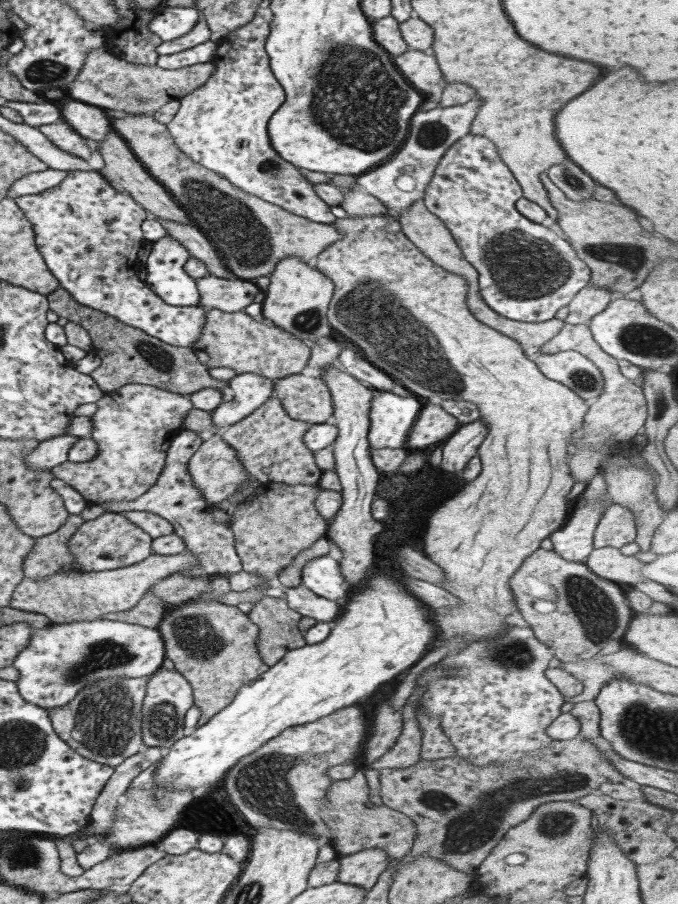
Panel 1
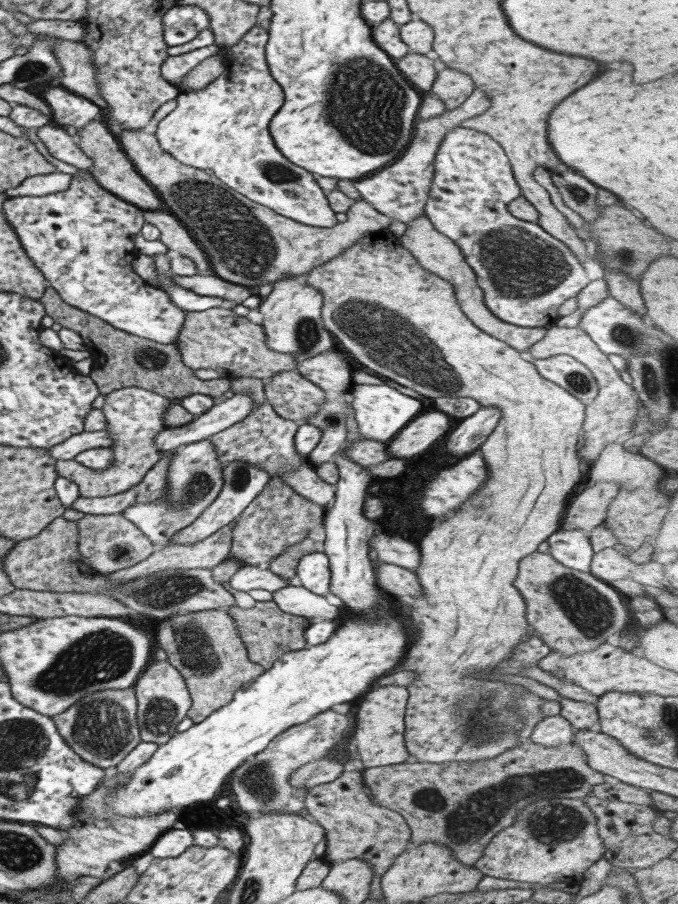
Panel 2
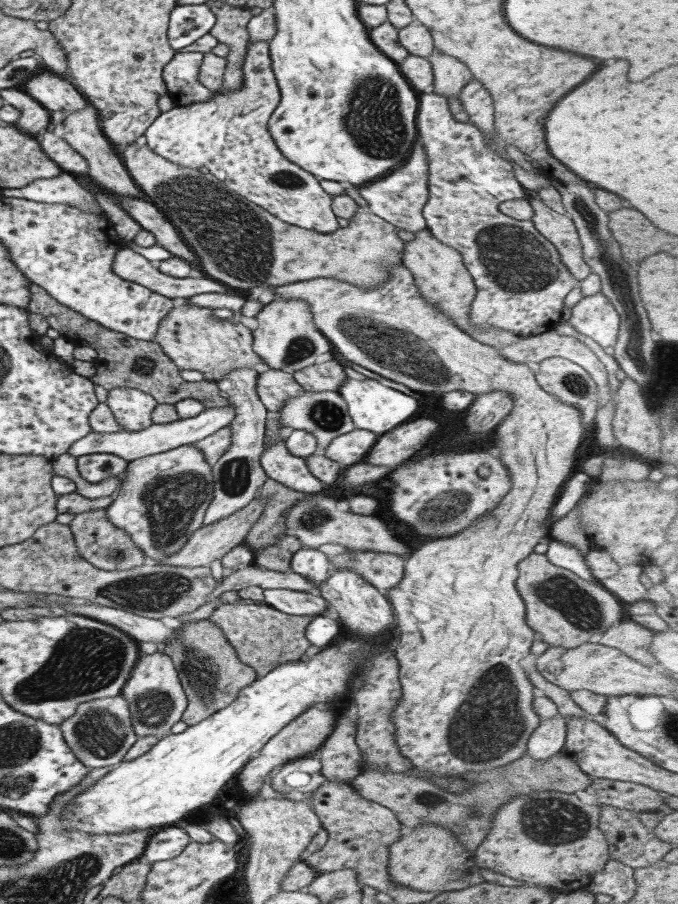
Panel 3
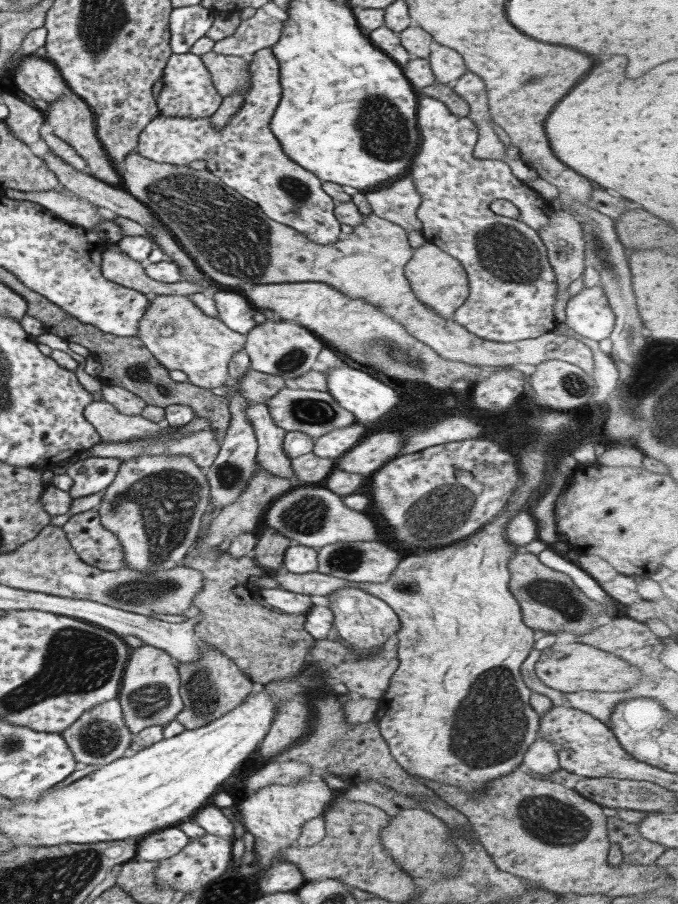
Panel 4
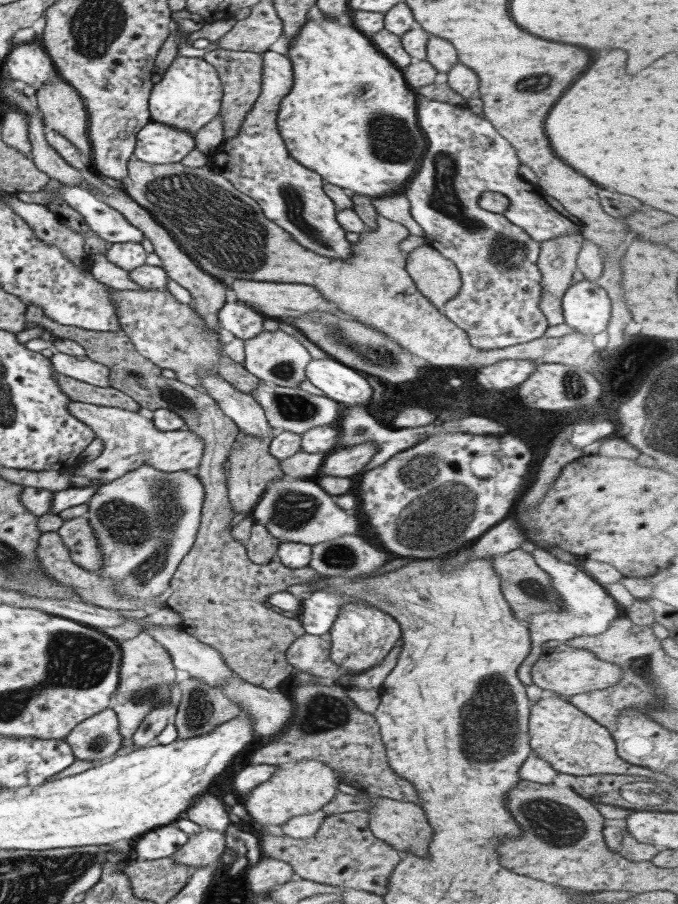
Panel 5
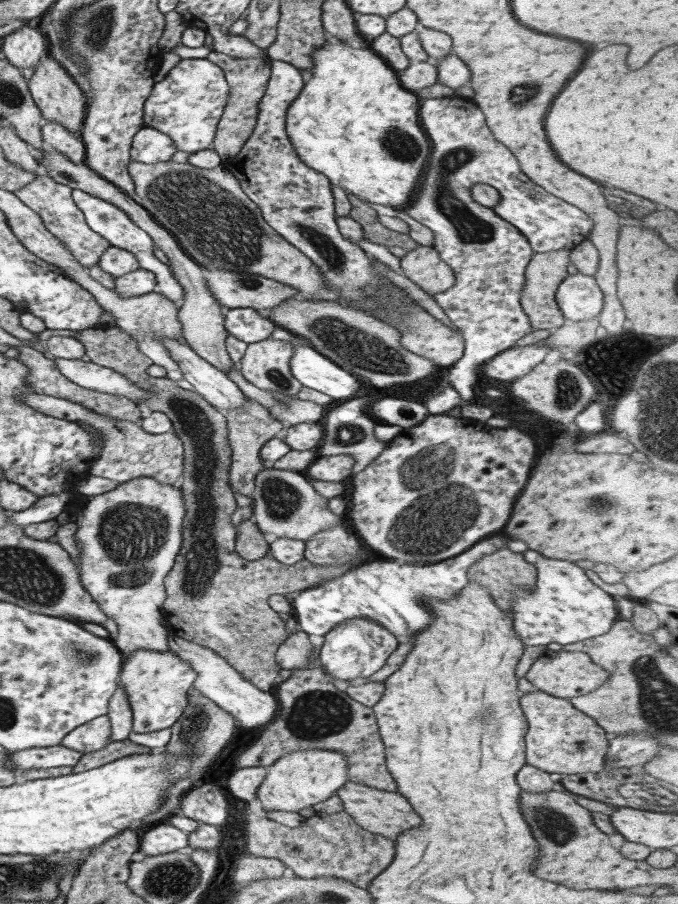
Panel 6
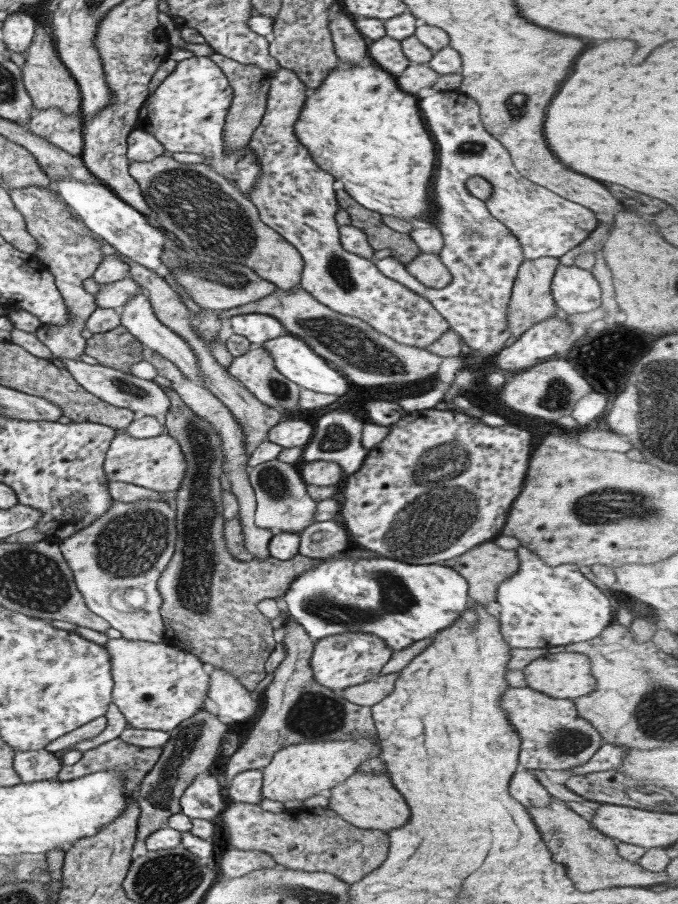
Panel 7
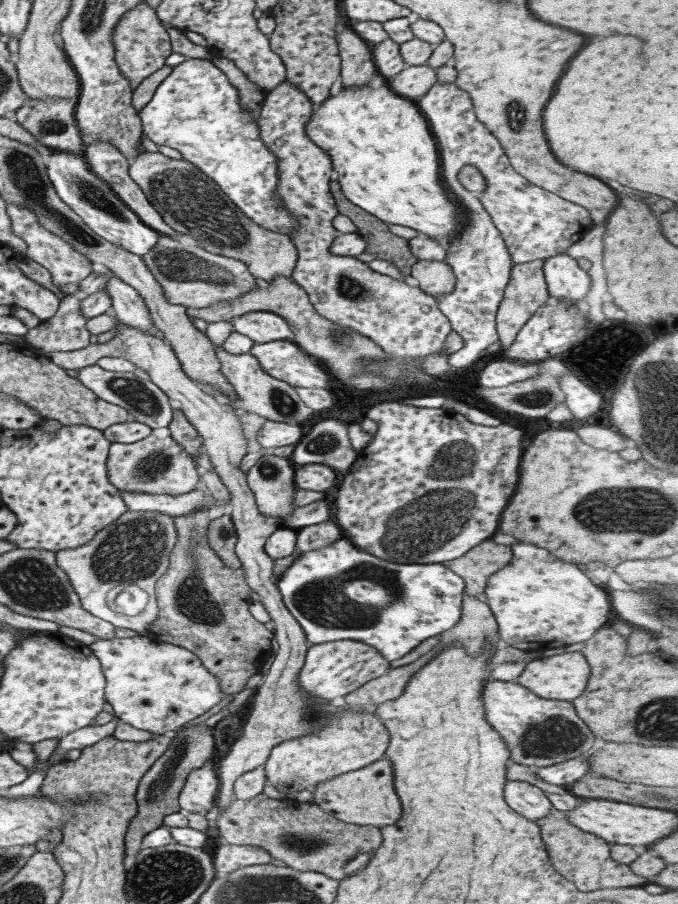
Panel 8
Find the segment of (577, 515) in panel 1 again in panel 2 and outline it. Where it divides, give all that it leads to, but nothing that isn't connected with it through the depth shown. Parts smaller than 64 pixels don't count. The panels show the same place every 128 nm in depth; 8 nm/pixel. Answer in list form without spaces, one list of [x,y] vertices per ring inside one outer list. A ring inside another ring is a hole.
[[[559,530],[551,534],[547,541],[552,558],[566,568],[590,574],[595,552],[585,530]]]

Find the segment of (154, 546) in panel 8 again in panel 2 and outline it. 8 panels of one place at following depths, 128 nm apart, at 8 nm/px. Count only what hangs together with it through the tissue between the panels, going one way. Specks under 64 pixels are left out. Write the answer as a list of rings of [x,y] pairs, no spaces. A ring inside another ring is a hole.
[[[202,439],[178,447],[172,451],[168,467],[167,496],[161,502],[141,501],[127,508],[124,515],[133,522],[156,548],[171,544],[179,530],[190,526],[209,507],[224,486],[223,464],[218,460],[217,450],[210,439]],[[154,659],[142,671],[134,686],[137,702],[137,721],[142,742],[166,744],[177,733],[177,724],[187,717],[193,706],[187,684],[177,668],[168,661]]]

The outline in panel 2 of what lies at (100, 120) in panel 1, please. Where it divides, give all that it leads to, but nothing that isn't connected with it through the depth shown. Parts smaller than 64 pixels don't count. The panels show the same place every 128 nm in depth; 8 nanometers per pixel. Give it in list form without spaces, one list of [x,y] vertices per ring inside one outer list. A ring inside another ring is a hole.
[[[60,85],[45,86],[38,95],[44,98],[52,110],[53,123],[59,126],[84,128],[103,114],[102,108],[93,104],[91,100],[78,96]]]

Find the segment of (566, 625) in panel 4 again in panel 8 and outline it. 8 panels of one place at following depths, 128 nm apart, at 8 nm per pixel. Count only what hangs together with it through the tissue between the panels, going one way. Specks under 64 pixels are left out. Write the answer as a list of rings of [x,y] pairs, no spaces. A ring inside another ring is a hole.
[[[489,538],[444,566],[462,578],[466,595],[478,597],[484,593],[488,578],[512,561],[512,554],[510,545],[496,544]]]

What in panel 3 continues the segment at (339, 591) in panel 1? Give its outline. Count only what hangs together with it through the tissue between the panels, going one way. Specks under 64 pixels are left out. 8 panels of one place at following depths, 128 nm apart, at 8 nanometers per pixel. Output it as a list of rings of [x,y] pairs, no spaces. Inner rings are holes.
[[[302,548],[292,556],[290,571],[322,586],[330,576],[331,566],[324,552]]]

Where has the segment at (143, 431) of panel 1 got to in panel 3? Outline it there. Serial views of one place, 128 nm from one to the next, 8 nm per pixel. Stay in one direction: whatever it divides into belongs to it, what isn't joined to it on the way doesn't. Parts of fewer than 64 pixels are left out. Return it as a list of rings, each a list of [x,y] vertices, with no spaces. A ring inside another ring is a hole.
[[[128,387],[109,390],[105,403],[123,430],[134,432],[152,426],[152,413],[158,405],[152,395]],[[67,452],[51,460],[53,464],[53,474],[64,476],[76,483],[77,493],[87,499],[99,499],[119,490],[123,483],[124,472],[112,478],[107,478],[99,483],[89,483],[81,477],[77,467],[77,457],[73,457]]]

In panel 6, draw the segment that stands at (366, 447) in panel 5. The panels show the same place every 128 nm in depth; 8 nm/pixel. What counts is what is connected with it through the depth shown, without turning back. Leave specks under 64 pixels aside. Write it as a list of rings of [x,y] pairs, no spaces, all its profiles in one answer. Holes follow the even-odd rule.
[[[337,454],[334,456],[317,456],[304,473],[311,481],[325,480],[341,482],[346,477],[353,475],[352,467],[355,460],[349,454]]]

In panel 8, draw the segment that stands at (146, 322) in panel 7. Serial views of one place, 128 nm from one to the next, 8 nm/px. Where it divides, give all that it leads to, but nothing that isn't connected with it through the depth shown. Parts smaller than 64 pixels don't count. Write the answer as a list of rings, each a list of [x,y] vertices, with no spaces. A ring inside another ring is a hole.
[[[113,276],[104,288],[111,296],[111,313],[122,324],[139,328],[153,336],[163,337],[150,318],[148,307],[137,290],[123,280]]]

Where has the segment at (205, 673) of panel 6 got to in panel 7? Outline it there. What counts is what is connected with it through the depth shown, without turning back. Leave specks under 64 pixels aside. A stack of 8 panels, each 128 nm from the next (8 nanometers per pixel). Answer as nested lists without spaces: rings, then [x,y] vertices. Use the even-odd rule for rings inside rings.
[[[204,664],[209,673],[208,698],[218,705],[219,719],[226,724],[244,722],[257,717],[260,712],[261,697],[252,698],[252,694],[230,672]]]

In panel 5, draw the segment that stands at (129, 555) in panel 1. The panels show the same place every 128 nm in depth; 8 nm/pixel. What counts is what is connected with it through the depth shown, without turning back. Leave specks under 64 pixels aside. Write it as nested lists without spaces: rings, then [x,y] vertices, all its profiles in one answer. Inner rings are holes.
[[[86,515],[63,521],[57,533],[69,548],[69,556],[74,564],[92,573],[97,573],[102,569],[103,552]]]

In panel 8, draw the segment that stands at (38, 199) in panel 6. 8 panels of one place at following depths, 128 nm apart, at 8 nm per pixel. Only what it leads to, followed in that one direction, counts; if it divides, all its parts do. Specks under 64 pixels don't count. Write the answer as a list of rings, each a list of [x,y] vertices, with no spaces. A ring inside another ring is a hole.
[[[13,204],[6,207],[6,214],[10,216],[10,222],[12,222],[12,230],[27,244],[27,250],[22,257],[28,257],[44,266],[50,272],[57,288],[64,284],[79,283],[90,275],[93,267],[96,267],[95,264],[85,254],[75,251],[75,248],[62,237],[40,226],[40,222],[36,220],[36,214],[32,214],[32,210],[26,207]],[[65,293],[56,314],[25,334],[28,346],[42,354],[85,352],[91,346],[91,334],[86,329],[87,318],[82,314],[81,304],[81,299]]]

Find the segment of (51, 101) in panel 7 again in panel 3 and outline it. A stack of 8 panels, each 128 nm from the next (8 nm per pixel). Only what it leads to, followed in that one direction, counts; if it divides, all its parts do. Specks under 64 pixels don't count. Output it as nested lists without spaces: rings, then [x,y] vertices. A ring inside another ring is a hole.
[[[91,105],[80,111],[67,114],[62,122],[64,126],[64,140],[84,158],[88,163],[86,174],[96,182],[101,188],[115,192],[116,194],[144,198],[143,192],[136,186],[134,179],[130,176],[124,161],[120,158],[119,151],[110,144],[108,138],[103,133],[99,123],[99,116],[96,108]]]

